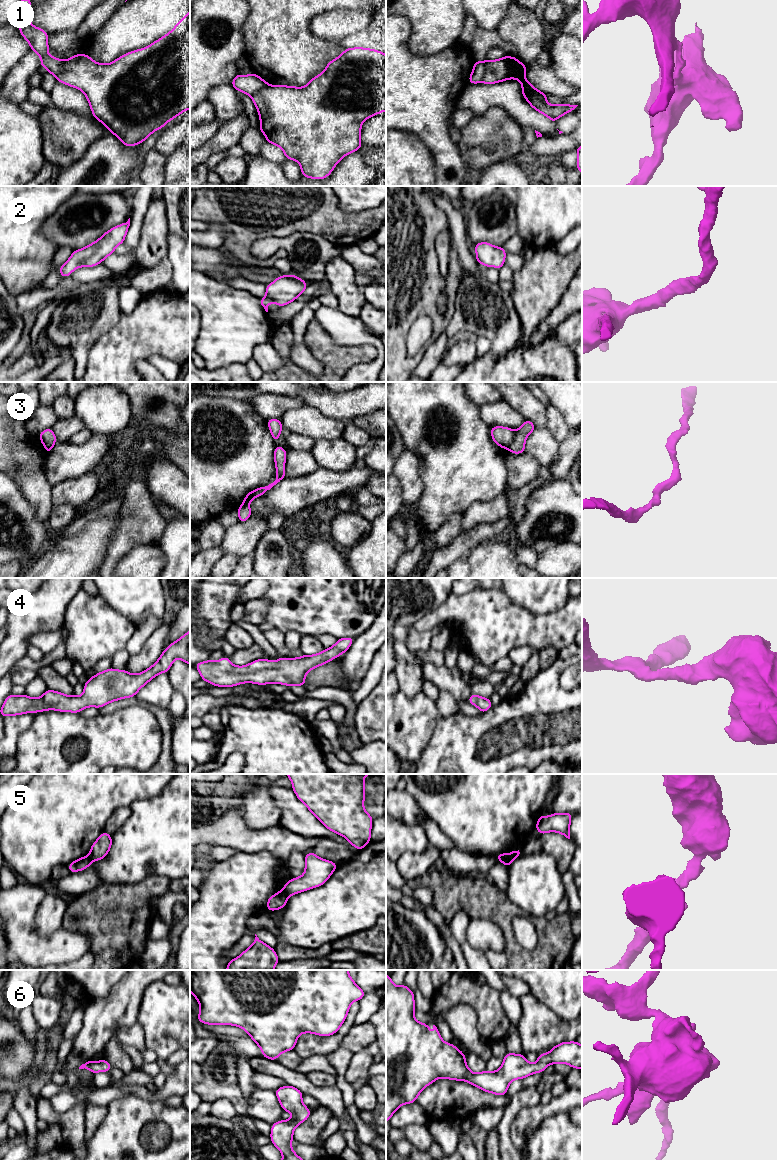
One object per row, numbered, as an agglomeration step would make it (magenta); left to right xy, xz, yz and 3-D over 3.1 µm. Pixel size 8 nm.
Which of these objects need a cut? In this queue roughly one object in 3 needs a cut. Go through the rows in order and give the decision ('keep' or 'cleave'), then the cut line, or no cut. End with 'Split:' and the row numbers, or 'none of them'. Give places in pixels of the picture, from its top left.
1: cleave; cut yz (485, 61), (485, 74), (481, 81)
2: keep; cut none
3: cleave; cut yz (515, 431), (513, 442), (507, 448)
4: keep; cut none
5: cleave; cut xz (282, 889), (288, 895)
6: keep; cut none
Split: 1, 3, 5

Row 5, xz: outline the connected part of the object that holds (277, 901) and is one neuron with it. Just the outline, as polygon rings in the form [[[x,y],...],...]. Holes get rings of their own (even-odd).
[[[284,890],[278,891],[276,894],[270,896],[267,900],[267,911],[275,911],[285,907],[288,900],[288,895]]]

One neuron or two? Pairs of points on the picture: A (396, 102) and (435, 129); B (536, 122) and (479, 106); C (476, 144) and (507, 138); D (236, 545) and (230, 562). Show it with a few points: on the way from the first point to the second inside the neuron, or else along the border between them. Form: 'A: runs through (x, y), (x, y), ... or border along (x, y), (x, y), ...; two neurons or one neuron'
A: runs through (406, 102), (425, 119); one neuron
B: runs through (522, 111), (510, 99), (493, 99); one neuron
C: runs through (484, 141), (488, 138), (499, 138); one neuron
D: border along (224, 554), (235, 554), (239, 557); two neurons

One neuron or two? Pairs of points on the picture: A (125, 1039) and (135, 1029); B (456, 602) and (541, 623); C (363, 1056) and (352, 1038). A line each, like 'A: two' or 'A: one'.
A: one
B: one
C: two

